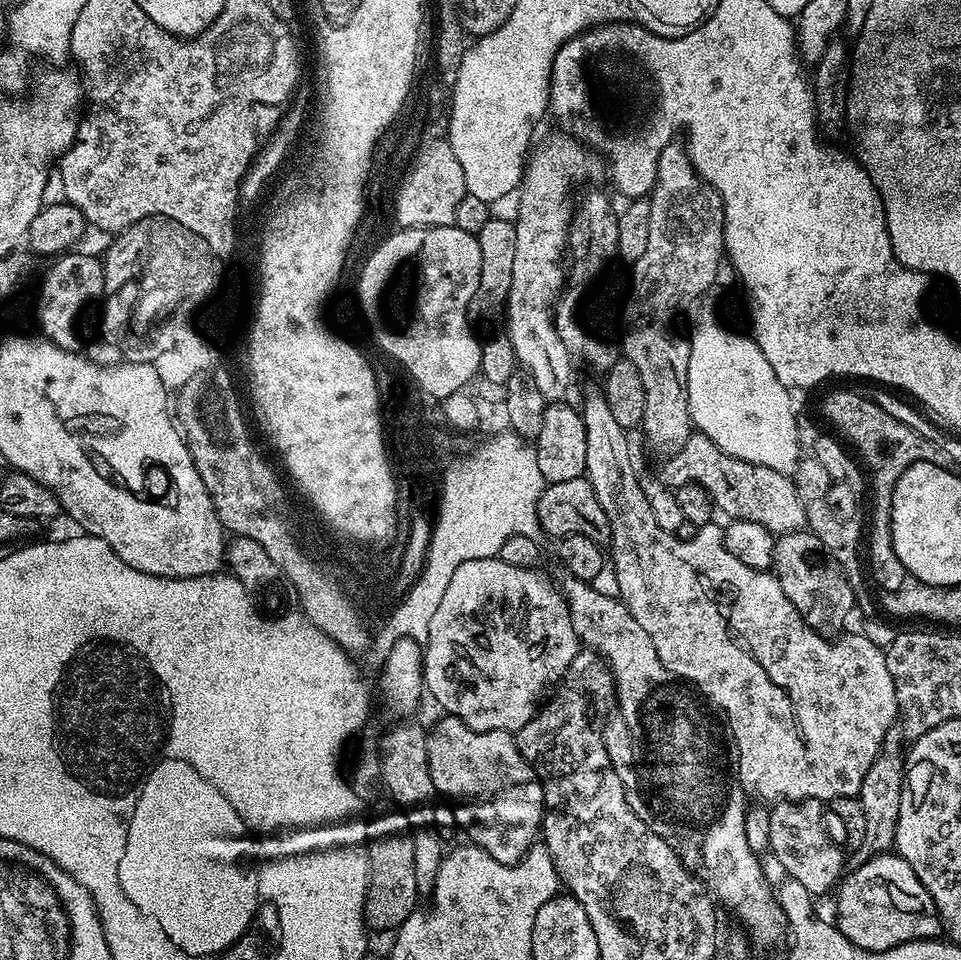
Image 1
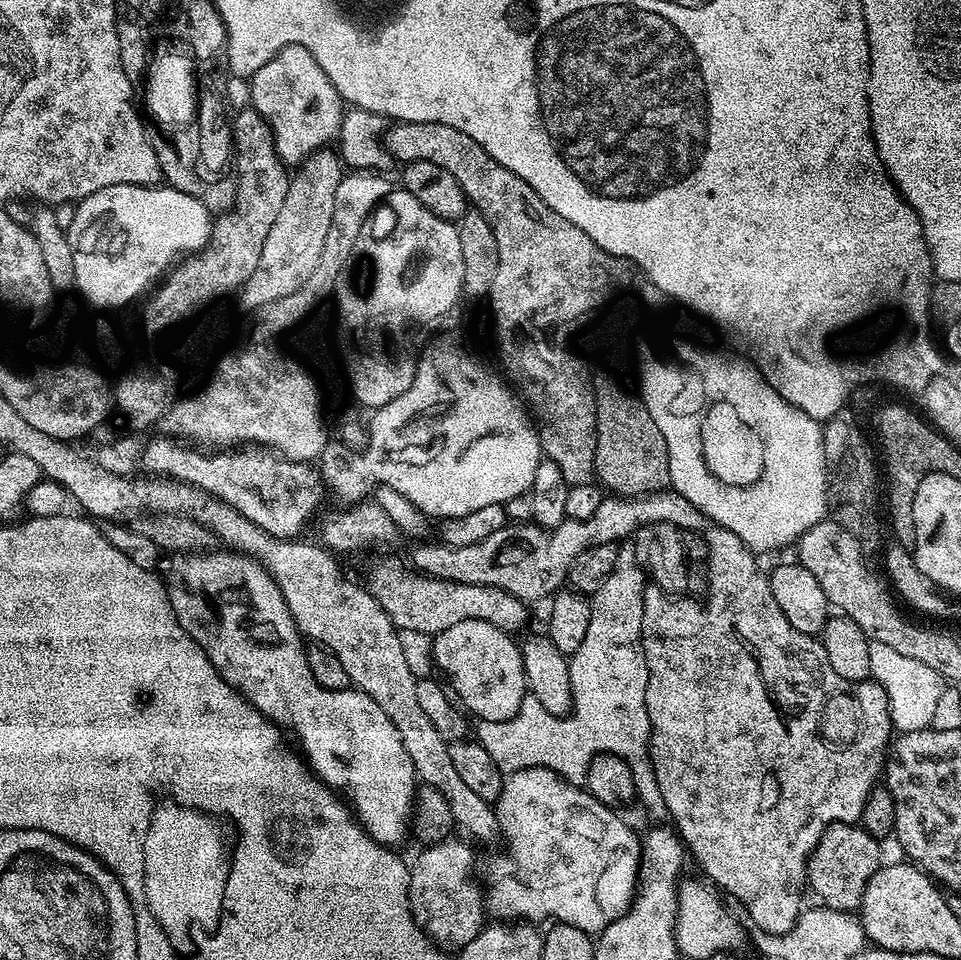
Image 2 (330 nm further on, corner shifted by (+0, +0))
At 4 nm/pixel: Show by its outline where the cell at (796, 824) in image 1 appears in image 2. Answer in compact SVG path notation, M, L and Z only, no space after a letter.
M859 823L826 826L822 838L818 838L818 846L814 846L808 860L807 887L810 892L812 888L823 907L855 913L862 902L866 882L870 882L872 875L882 867L880 848L881 841L875 840Z

